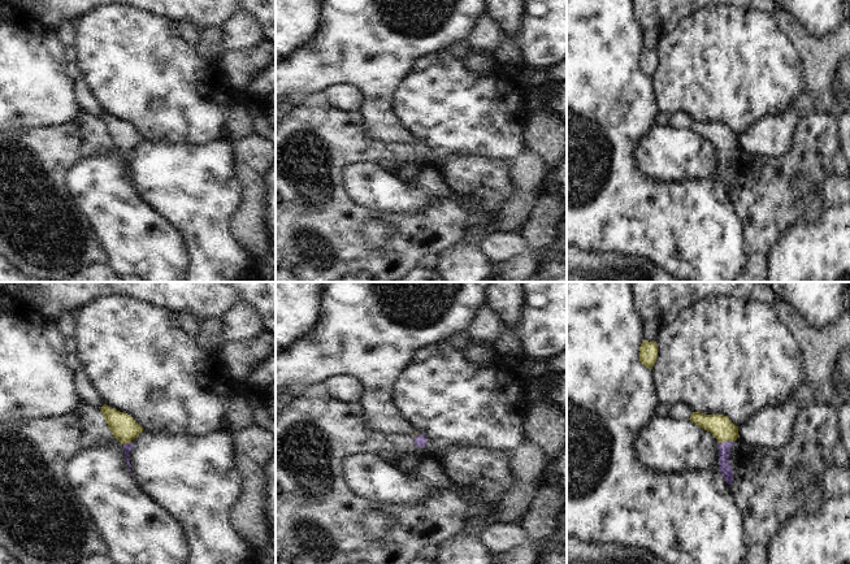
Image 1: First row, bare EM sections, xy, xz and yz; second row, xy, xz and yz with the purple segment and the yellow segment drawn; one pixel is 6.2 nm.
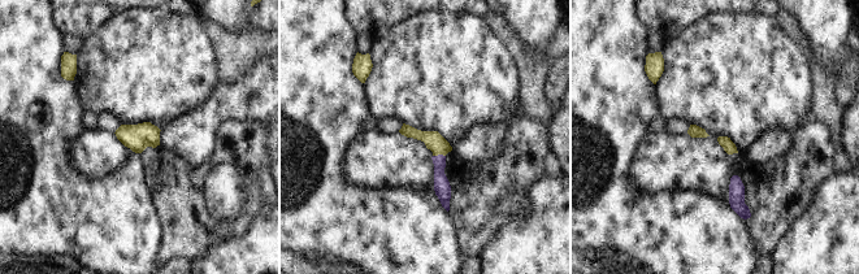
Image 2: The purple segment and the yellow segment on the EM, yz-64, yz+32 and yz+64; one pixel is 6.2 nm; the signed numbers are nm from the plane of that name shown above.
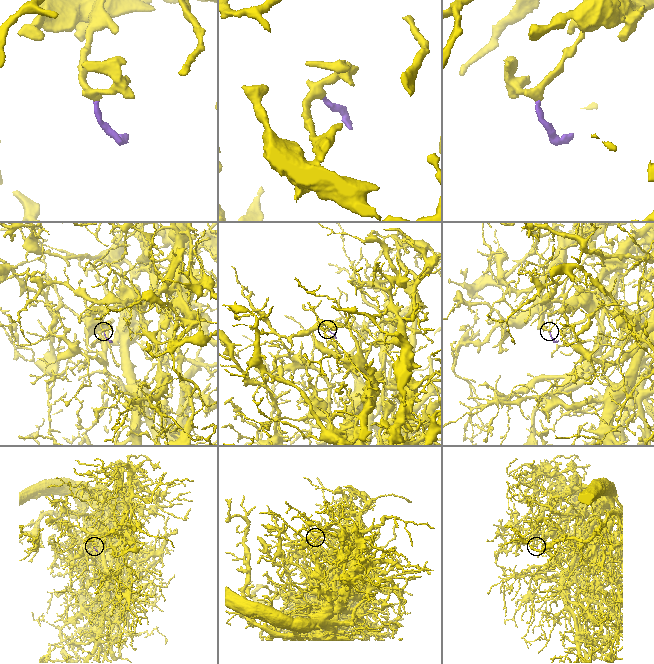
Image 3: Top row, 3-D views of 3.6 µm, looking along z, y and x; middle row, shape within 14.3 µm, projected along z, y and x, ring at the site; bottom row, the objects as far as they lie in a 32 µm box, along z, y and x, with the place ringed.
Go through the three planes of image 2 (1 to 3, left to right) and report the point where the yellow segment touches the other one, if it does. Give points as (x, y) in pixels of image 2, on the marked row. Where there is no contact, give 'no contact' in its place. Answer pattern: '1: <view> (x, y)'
1: no contact
2: yz+32 (438, 155)
3: no contact

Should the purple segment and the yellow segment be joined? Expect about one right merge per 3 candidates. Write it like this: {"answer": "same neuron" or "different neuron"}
{"answer": "same neuron"}

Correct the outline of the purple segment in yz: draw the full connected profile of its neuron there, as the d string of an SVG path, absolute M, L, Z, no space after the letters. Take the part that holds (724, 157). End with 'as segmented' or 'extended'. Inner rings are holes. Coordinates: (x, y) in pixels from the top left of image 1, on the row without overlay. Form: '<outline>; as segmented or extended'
M693 121L690 127L697 135L710 140L719 151L719 178L728 194L733 191L733 179L729 173L732 151L740 147L738 135L724 123L703 123Z; extended

